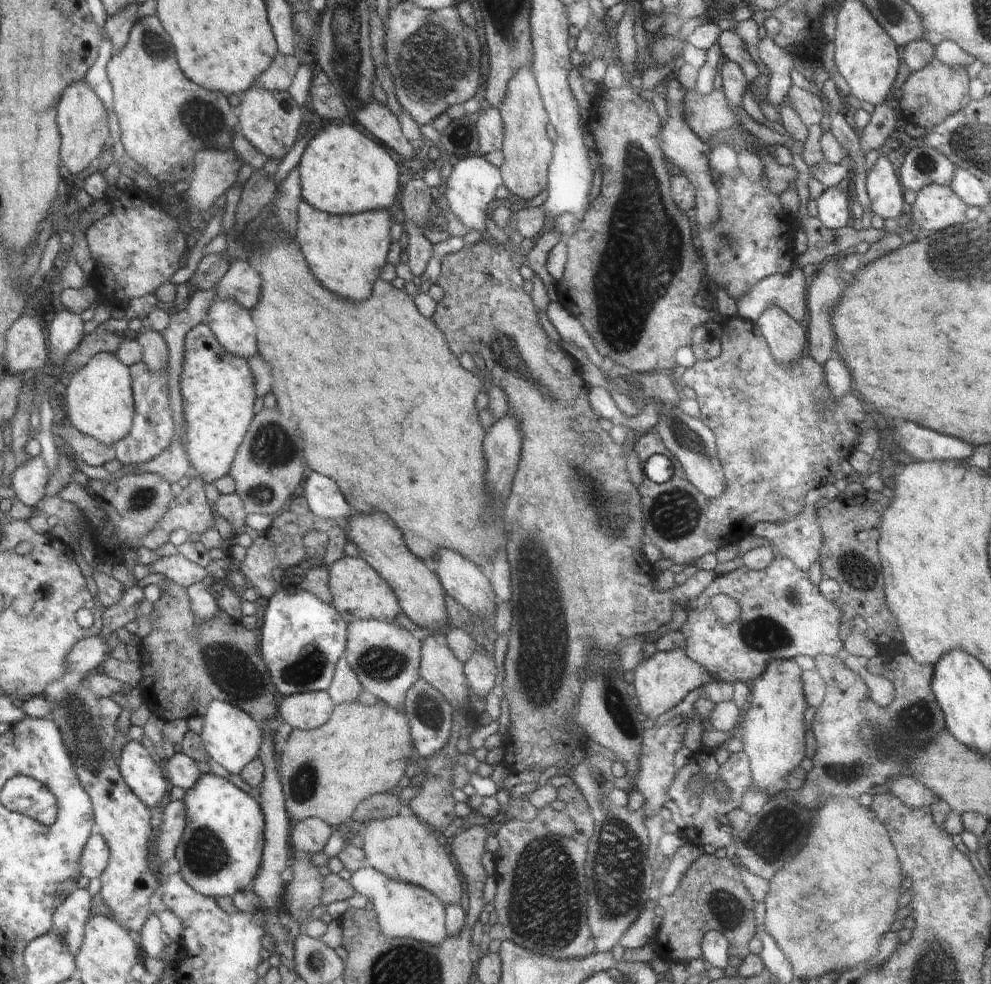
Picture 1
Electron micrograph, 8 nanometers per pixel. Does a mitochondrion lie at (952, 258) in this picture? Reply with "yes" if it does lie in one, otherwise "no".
yes

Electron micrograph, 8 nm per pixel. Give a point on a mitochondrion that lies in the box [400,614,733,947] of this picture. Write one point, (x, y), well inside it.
(617, 857)

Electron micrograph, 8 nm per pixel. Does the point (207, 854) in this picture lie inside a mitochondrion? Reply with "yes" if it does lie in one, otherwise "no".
yes

